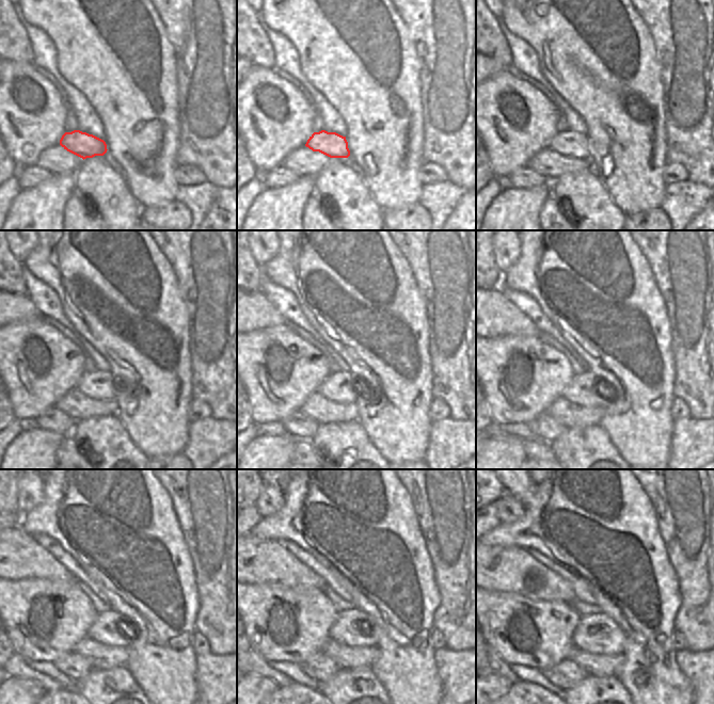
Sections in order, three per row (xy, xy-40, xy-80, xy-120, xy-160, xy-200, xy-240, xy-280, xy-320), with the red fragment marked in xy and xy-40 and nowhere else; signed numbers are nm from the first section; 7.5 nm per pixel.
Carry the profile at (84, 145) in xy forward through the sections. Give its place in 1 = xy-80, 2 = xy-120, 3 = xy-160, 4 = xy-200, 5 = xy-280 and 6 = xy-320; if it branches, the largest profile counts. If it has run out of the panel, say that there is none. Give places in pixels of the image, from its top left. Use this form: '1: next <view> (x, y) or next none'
1: next xy-80 (572, 144)
2: next xy-120 (100, 385)
3: next xy-160 (339, 386)
4: next xy-200 (580, 392)
5: next xy-280 (354, 627)
6: next xy-320 (598, 634)

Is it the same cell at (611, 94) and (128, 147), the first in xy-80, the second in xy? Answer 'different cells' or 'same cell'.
same cell

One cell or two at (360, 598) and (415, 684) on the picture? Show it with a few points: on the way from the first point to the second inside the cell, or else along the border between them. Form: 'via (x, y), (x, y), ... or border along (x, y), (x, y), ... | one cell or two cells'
via (380, 618), (397, 635), (405, 662) | one cell

